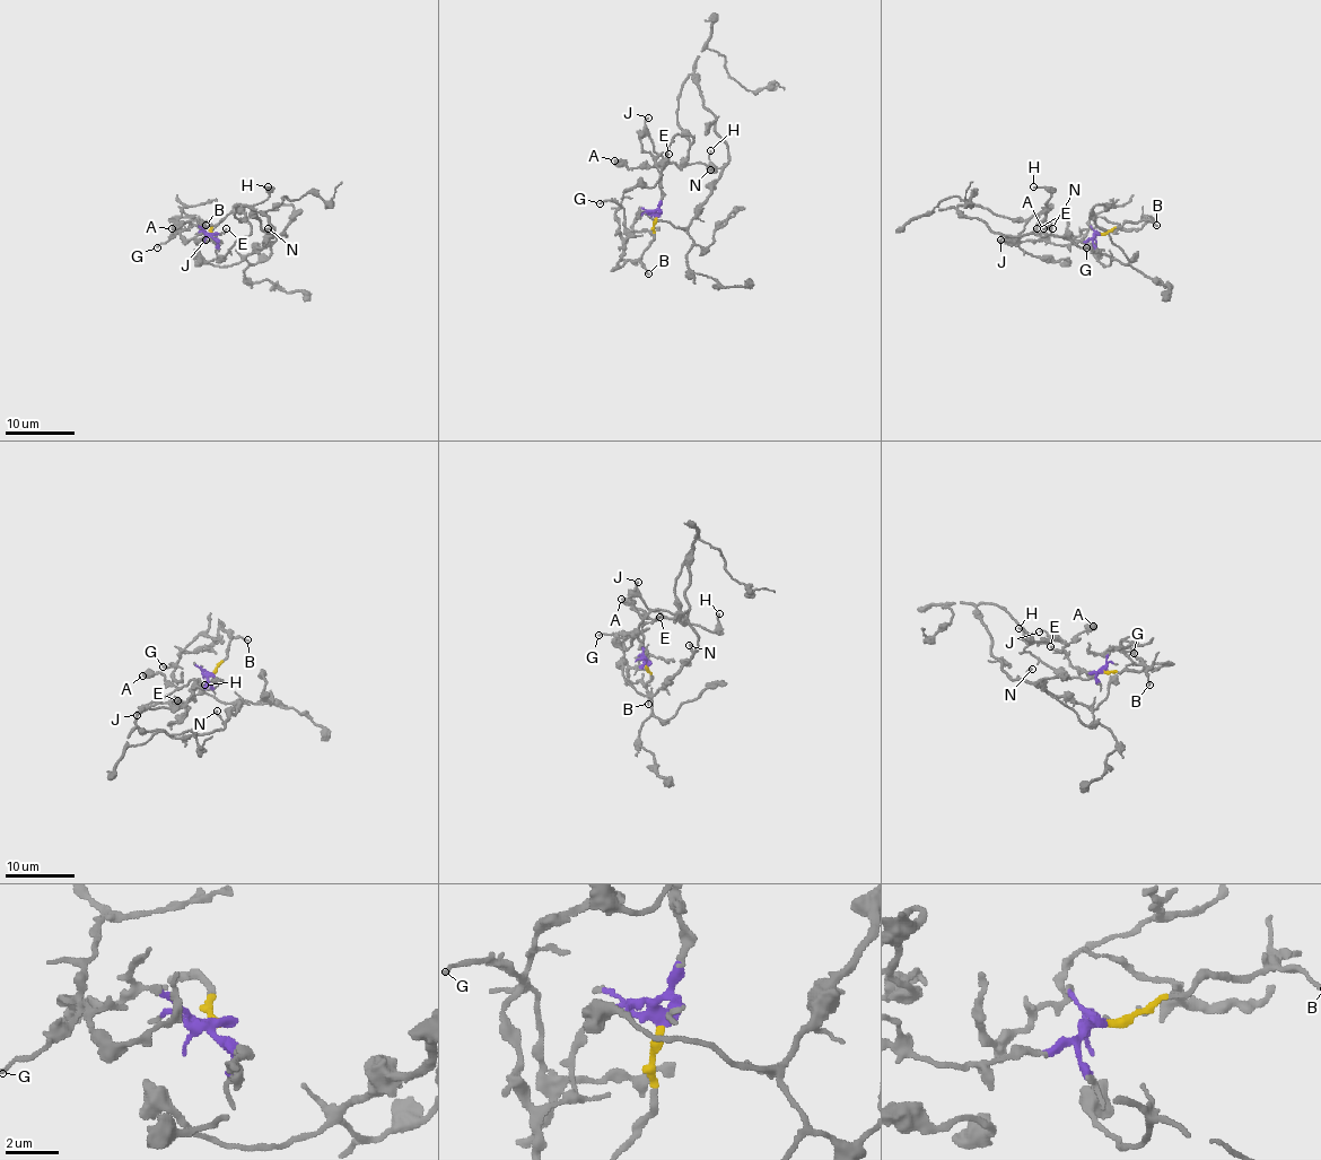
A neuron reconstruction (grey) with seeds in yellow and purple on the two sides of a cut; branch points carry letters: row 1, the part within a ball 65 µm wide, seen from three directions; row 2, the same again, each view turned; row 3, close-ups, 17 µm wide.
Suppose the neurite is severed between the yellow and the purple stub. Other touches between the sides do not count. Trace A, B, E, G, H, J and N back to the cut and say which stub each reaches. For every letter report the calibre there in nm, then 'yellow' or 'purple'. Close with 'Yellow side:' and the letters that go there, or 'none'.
A: calibre 550 nm; purple
B: calibre 140 nm; yellow
E: calibre 90 nm; purple
G: calibre 120 nm; yellow
H: calibre 130 nm; purple
J: calibre 100 nm; purple
N: calibre 140 nm; purple
Yellow side: B, G

